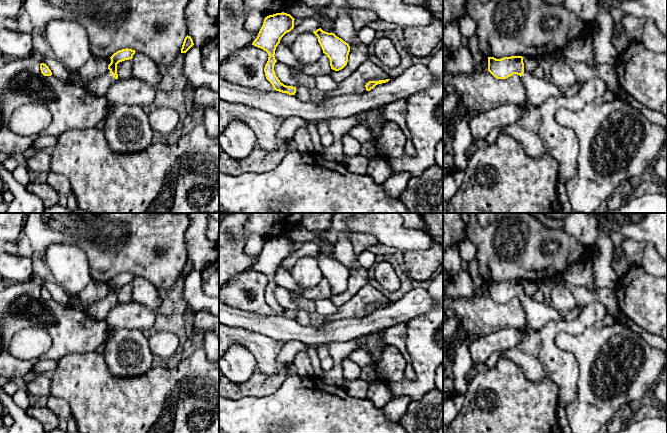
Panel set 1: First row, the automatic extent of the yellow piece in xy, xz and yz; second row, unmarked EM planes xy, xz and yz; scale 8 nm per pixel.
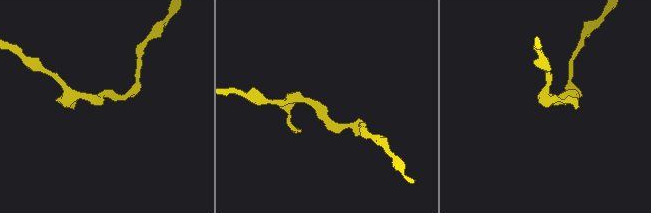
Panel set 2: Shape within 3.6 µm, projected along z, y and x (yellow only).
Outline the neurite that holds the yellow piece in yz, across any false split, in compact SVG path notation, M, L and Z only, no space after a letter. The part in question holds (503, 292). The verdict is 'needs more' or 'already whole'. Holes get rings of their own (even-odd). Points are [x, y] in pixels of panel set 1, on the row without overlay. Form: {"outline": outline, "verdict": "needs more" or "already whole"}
{"outline": "M522 280L496 283L488 281L488 295L497 303L506 303L513 298L521 301L527 318L527 327L540 330L548 321L564 321L563 314L544 303L538 303L524 293Z", "verdict": "needs more"}

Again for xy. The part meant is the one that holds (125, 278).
{"outline": "M126 272L114 277L110 281L111 287L108 289L108 294L98 304L91 306L88 314L96 321L105 321L109 310L118 303L117 288L132 283L135 276L135 274Z", "verdict": "needs more"}

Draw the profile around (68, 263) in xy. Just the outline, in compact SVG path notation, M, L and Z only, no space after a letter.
M56 243L49 246L45 261L55 281L69 295L78 295L92 280L86 253L75 245Z

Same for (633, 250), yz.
M626 237L620 246L623 249L625 258L630 267L641 264L643 252L646 247L646 243L644 241L636 241Z

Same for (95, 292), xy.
M91 280L88 287L78 294L81 300L83 310L87 311L91 306L98 304L108 294L108 288L105 283L98 283Z

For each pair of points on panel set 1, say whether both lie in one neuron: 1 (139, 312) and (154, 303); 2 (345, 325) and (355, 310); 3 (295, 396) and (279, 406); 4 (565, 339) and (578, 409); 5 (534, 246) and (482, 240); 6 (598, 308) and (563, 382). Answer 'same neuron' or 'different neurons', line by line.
1: different neurons
2: different neurons
3: same neuron
4: same neuron
5: same neuron
6: same neuron

